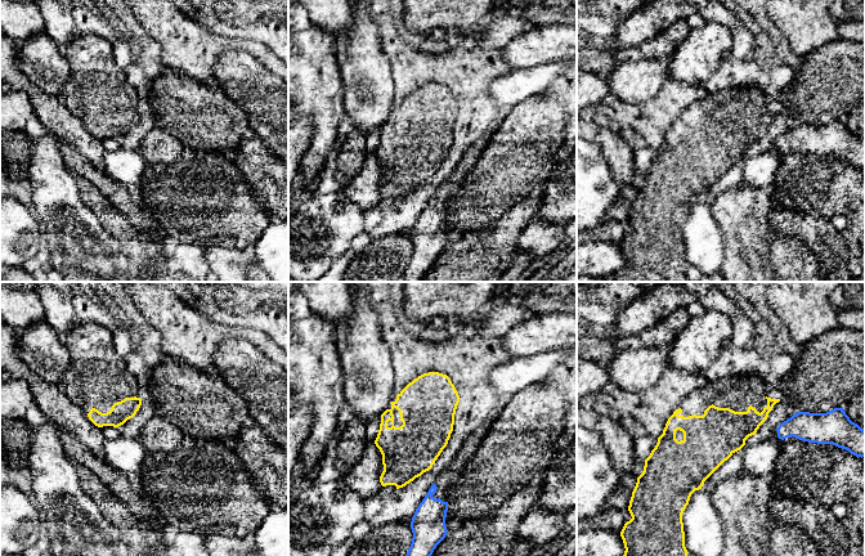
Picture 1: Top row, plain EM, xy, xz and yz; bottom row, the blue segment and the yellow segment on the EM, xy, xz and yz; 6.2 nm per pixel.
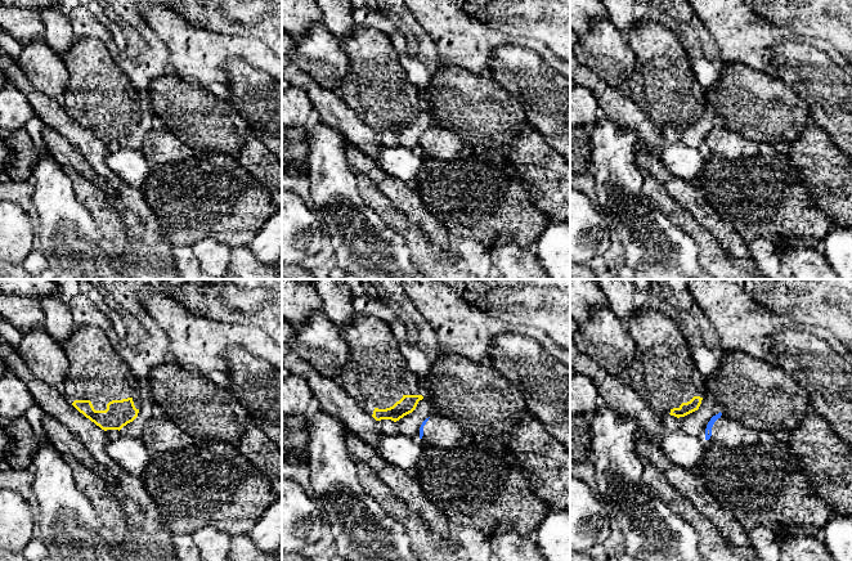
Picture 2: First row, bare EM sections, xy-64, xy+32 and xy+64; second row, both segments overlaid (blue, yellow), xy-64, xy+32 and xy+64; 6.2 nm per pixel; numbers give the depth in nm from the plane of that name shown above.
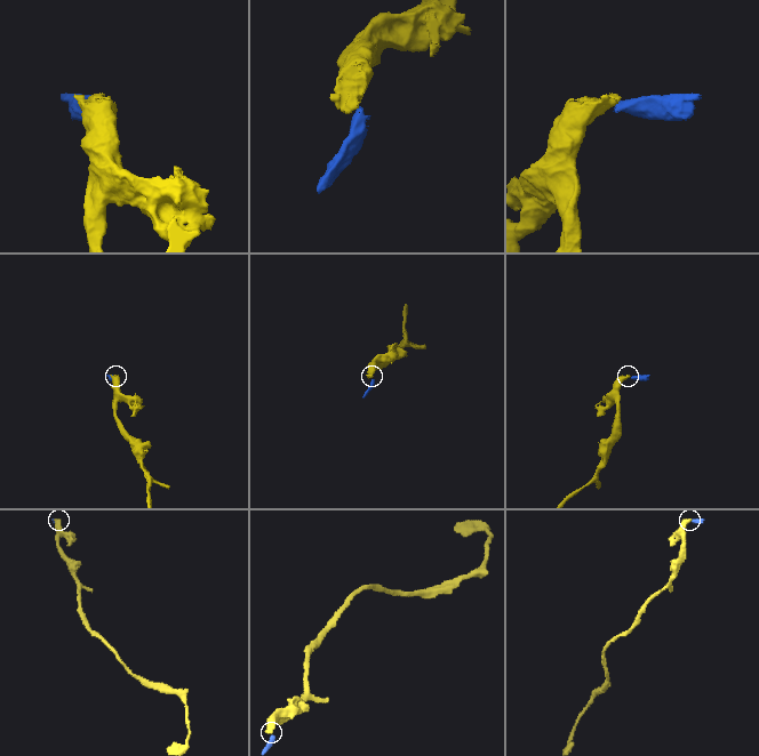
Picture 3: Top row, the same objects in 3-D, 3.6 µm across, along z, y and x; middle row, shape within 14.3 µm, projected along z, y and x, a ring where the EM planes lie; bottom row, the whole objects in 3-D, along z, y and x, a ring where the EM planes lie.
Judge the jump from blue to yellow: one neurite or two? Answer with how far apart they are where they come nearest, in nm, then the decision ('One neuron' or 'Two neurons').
Distance 90 nm. Two neurons

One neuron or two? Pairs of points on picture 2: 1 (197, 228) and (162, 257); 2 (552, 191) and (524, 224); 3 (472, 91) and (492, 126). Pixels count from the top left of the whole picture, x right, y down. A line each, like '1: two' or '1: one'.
1: two
2: two
3: one

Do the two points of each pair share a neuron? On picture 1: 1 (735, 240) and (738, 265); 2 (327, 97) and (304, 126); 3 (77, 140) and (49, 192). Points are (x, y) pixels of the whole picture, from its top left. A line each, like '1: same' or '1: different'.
1: same
2: different
3: different

